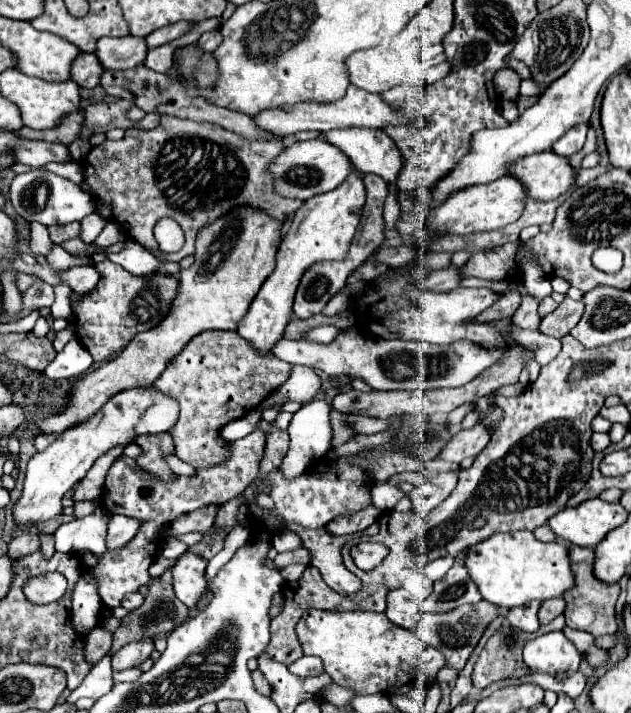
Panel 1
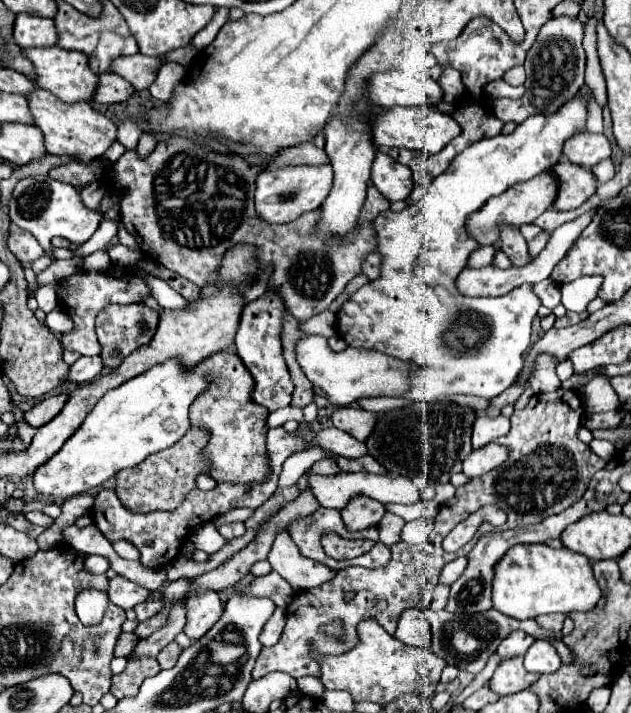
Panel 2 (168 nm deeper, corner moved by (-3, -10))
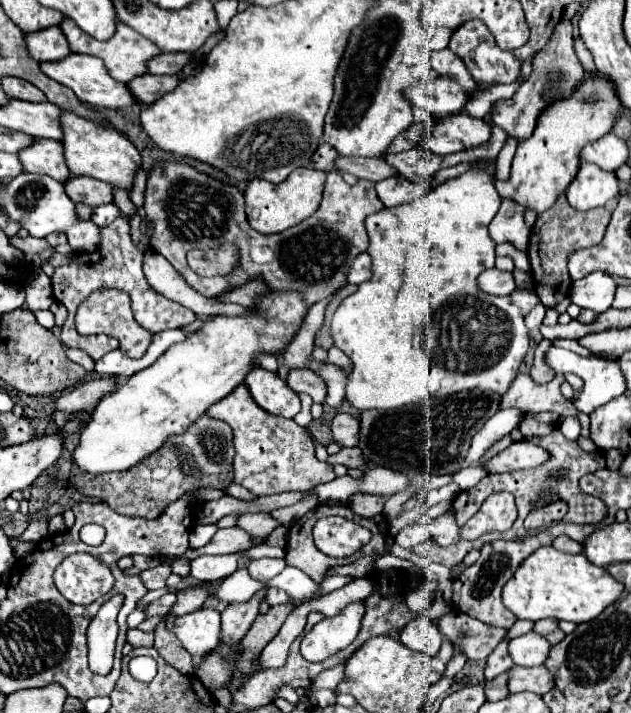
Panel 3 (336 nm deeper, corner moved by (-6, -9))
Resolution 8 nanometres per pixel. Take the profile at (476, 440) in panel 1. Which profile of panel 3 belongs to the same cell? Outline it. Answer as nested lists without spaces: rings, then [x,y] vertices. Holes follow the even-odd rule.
[[[516,441],[504,453],[498,453],[488,465],[488,471],[504,473],[504,471],[516,471],[516,469],[534,469],[544,465],[550,459],[550,453],[534,443],[528,441]]]

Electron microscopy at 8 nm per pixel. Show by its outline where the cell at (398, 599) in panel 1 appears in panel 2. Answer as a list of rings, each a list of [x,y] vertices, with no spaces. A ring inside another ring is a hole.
[[[407,608],[399,618],[399,626],[397,626],[395,636],[409,646],[429,650],[431,648],[431,634],[429,634],[429,622],[427,622],[423,610]]]

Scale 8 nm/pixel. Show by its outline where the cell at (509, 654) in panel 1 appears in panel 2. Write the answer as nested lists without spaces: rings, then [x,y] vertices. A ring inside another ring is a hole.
[[[513,656],[513,658],[503,660],[497,666],[487,686],[499,696],[507,696],[507,694],[515,694],[529,688],[537,678],[539,678],[537,674],[529,674],[523,668],[523,656]]]

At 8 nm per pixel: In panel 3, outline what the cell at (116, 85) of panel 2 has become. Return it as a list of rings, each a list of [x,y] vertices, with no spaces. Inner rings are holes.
[[[146,75],[146,77],[136,77],[136,81],[130,81],[128,87],[132,89],[138,103],[152,105],[156,99],[160,99],[168,91],[174,91],[178,83],[180,83],[180,79],[176,75],[170,75],[170,77]]]

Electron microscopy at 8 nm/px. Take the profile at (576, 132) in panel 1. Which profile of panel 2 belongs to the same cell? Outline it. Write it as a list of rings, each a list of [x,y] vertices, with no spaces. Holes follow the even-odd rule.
[[[581,132],[569,138],[563,146],[563,156],[583,168],[595,166],[599,160],[611,156],[611,144],[603,134],[591,134],[591,132]]]

